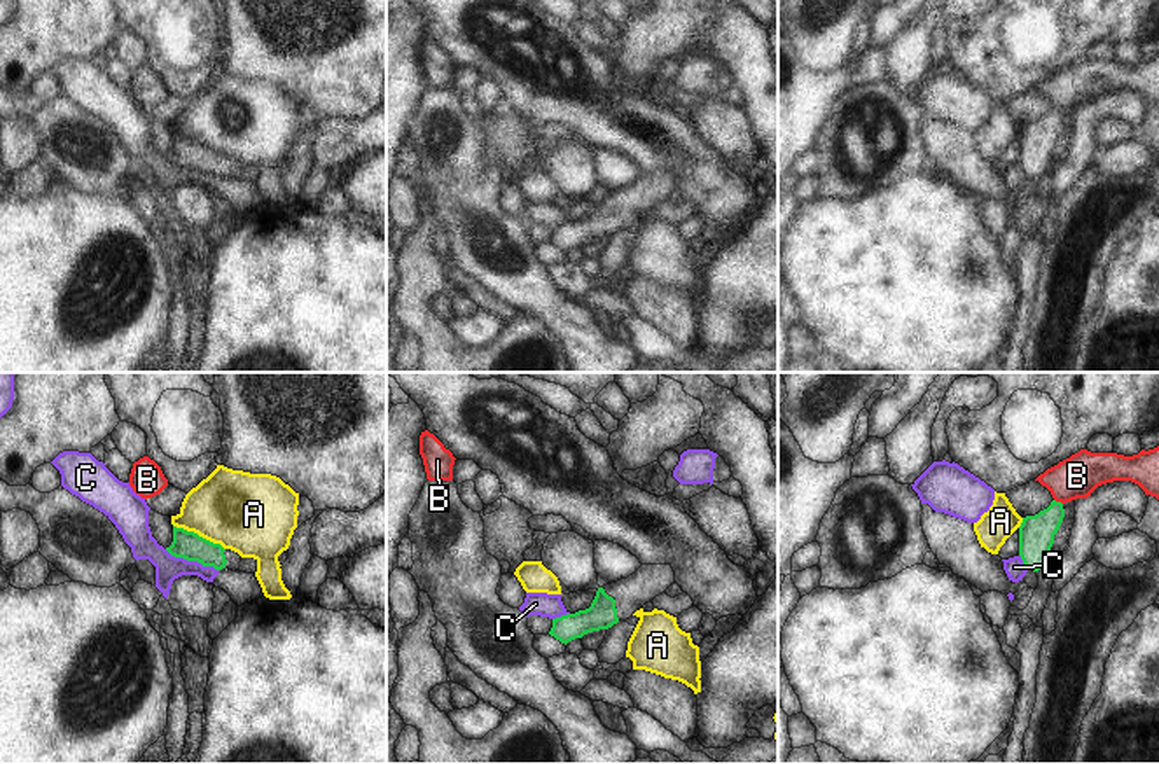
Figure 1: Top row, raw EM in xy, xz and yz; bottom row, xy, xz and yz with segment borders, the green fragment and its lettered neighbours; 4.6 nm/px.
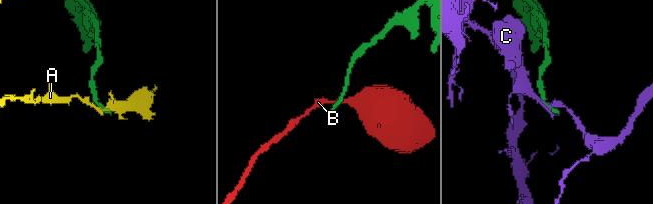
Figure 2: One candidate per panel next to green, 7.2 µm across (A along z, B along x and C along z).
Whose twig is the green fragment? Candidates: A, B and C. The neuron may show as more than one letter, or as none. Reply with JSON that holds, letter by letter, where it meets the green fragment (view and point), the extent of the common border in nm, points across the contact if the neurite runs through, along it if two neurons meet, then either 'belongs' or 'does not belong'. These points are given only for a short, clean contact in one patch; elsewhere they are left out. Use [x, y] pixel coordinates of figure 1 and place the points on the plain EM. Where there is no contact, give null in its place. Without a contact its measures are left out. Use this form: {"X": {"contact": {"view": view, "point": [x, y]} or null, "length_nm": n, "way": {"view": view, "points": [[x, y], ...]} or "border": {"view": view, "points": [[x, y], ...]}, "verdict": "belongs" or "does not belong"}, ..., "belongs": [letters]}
{"A": {"contact": {"view": "xy", "point": [198, 144]}, "length_nm": 260, "border": {"view": "xy", "points": [[173, 133], [193, 138], [224, 158]]}, "verdict": "does not belong"}, "B": {"contact": {"view": "yz", "point": [1058, 111]}, "length_nm": 50, "border": {"view": "yz", "points": [[1054, 107], [1061, 112]]}, "verdict": "does not belong"}, "C": {"contact": {"view": "xy", "point": [191, 168]}, "length_nm": 260, "border": {"view": "xy", "points": [[165, 158], [175, 165], [212, 173], [217, 179]]}, "verdict": "does not belong"}, "belongs": []}

